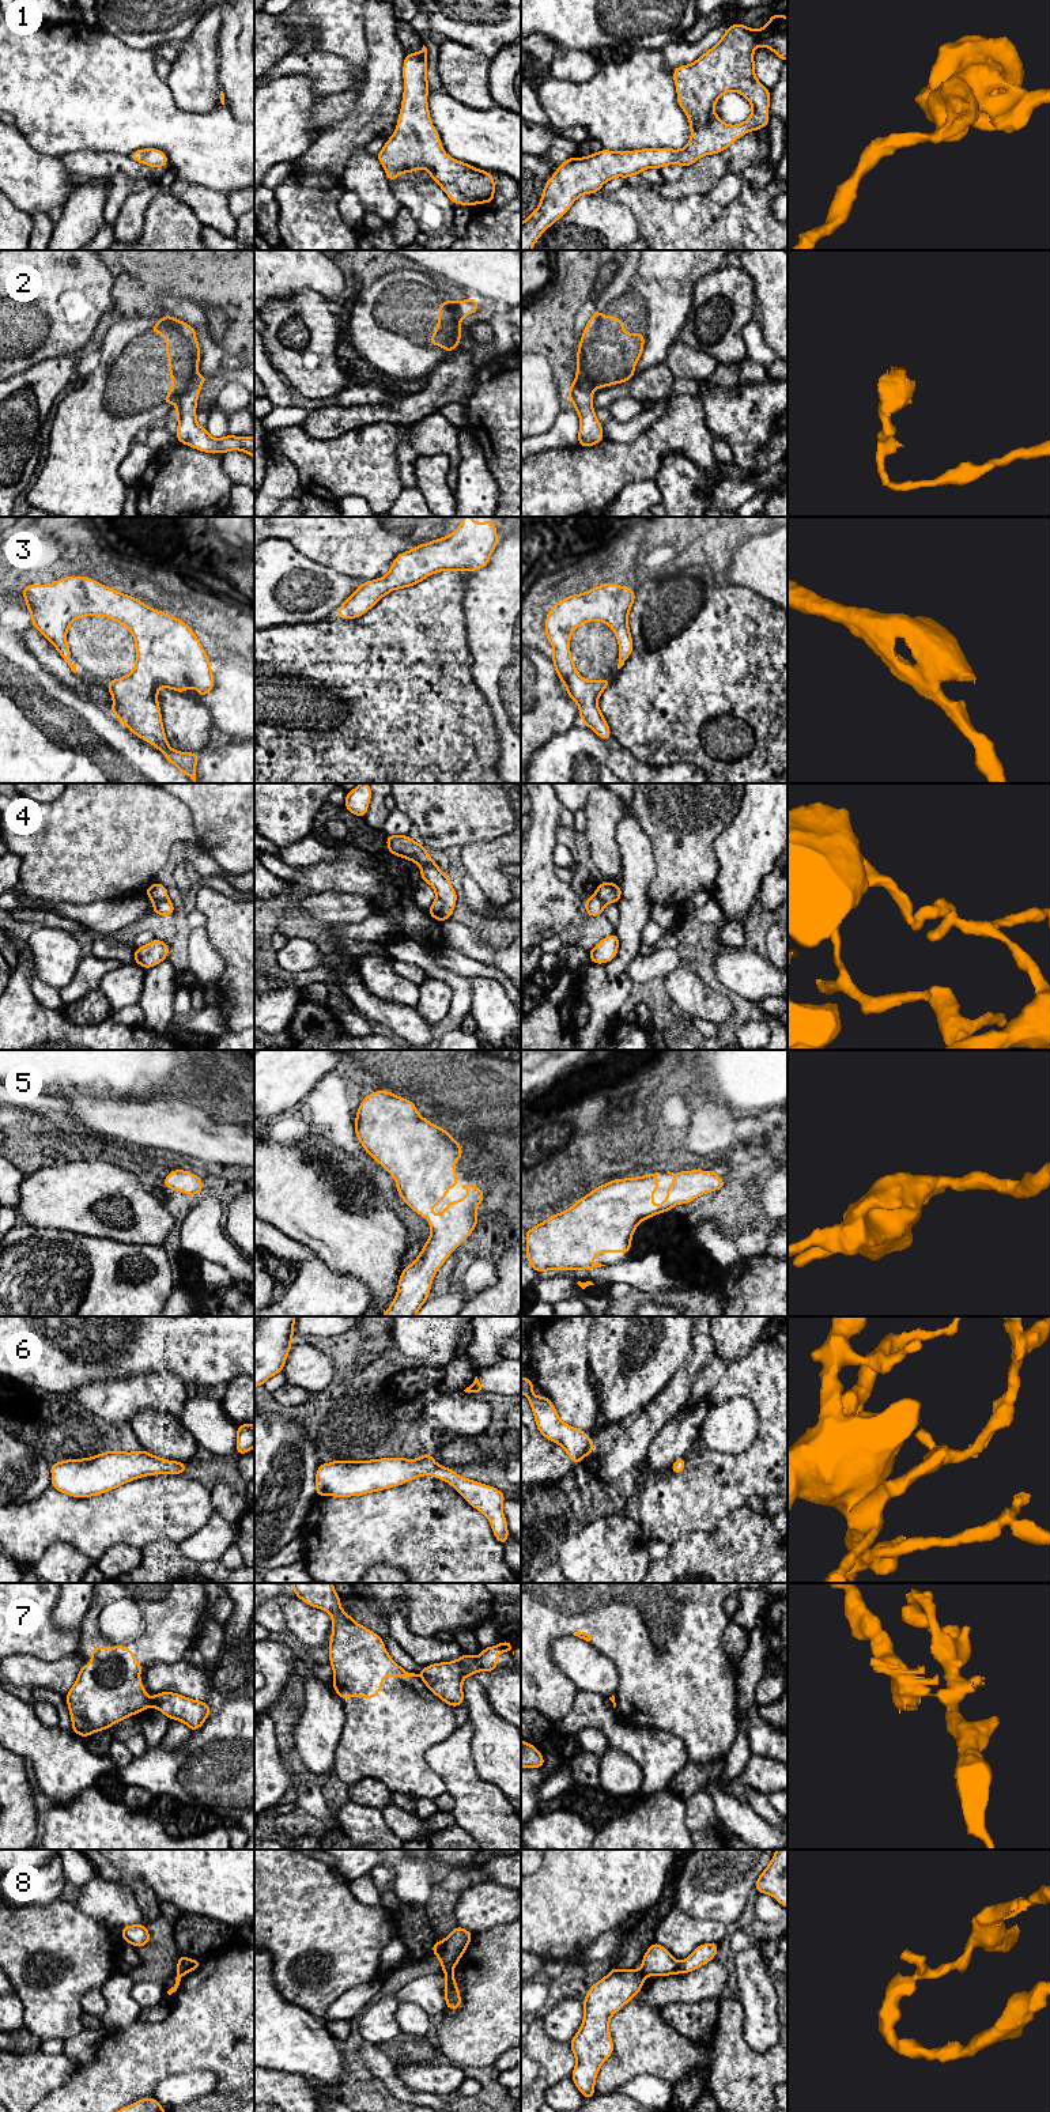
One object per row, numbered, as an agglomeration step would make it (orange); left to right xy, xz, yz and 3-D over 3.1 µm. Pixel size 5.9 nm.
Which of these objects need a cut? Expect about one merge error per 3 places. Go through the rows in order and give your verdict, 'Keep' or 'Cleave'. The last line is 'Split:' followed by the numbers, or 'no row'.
1: Keep
2: Cleave
3: Keep
4: Cleave
5: Keep
6: Keep
7: Cleave
8: Cleave
Split: 2, 4, 7, 8

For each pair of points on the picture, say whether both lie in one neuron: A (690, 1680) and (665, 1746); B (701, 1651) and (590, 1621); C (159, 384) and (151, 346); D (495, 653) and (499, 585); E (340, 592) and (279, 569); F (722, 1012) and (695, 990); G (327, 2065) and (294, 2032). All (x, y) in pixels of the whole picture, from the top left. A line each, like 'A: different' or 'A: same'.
A: different
B: same
C: same
D: same
E: same
F: same
G: same

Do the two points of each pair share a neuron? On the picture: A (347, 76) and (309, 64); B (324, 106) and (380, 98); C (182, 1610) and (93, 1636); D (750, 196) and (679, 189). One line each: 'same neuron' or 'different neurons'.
A: same neuron
B: different neurons
C: same neuron
D: different neurons

